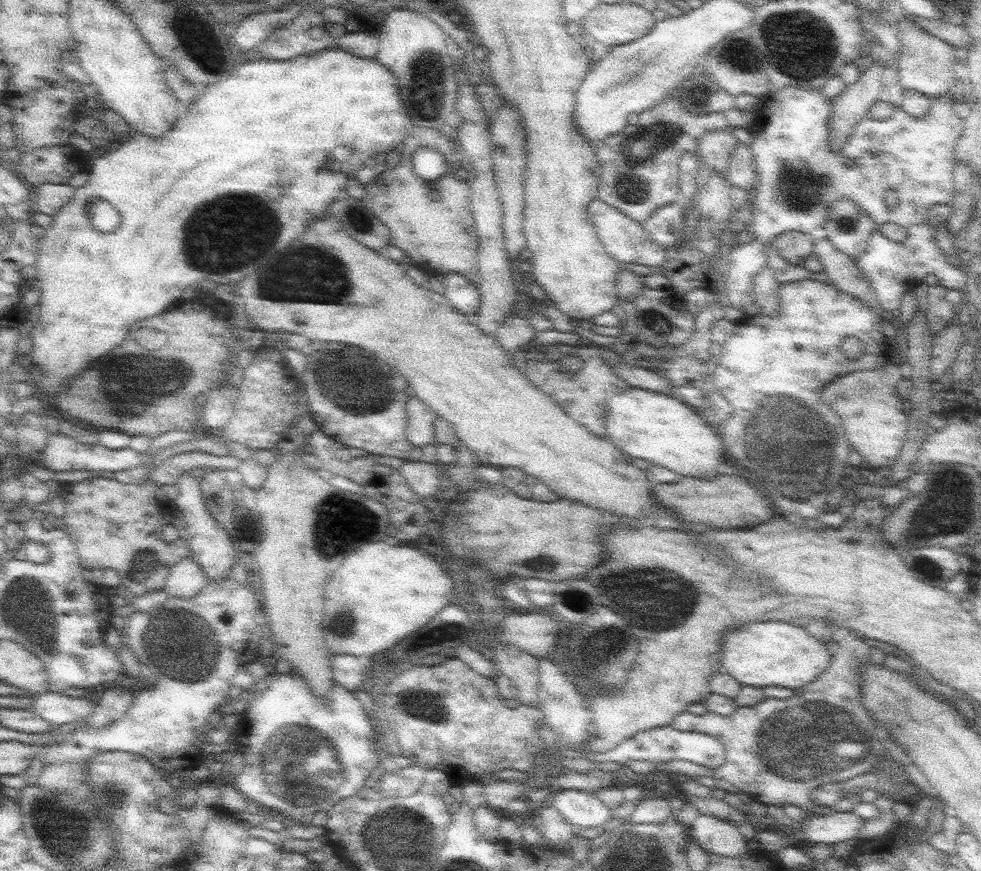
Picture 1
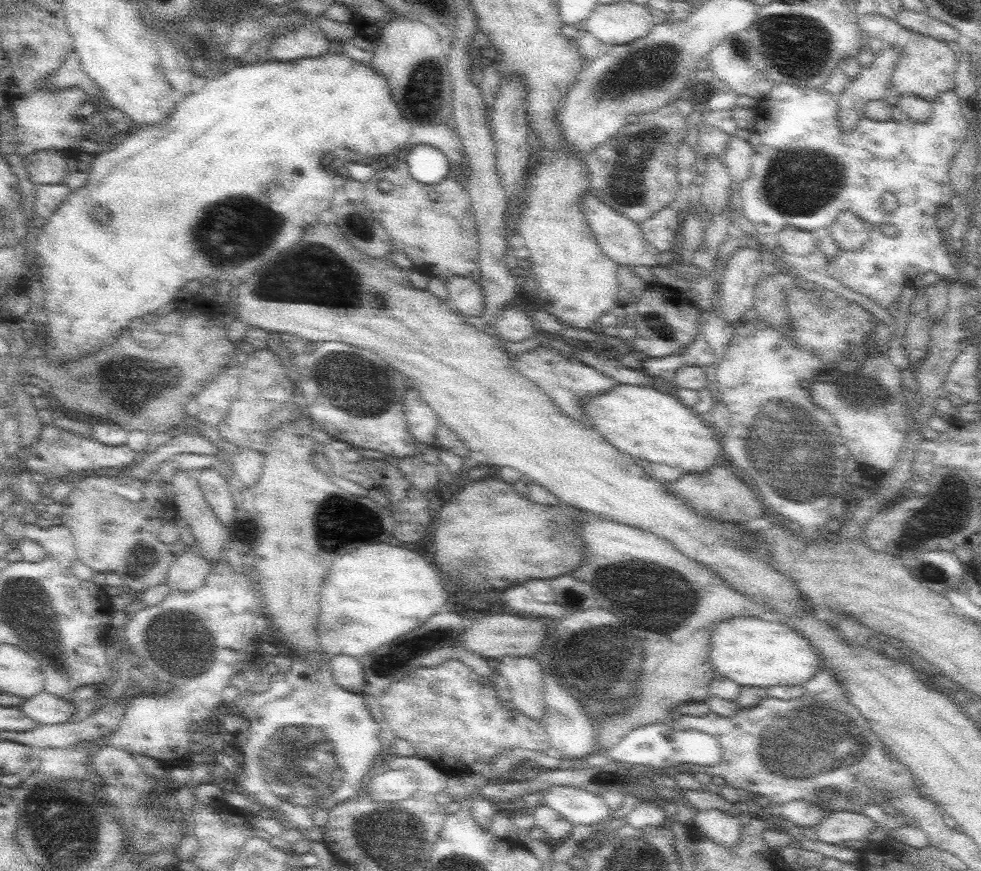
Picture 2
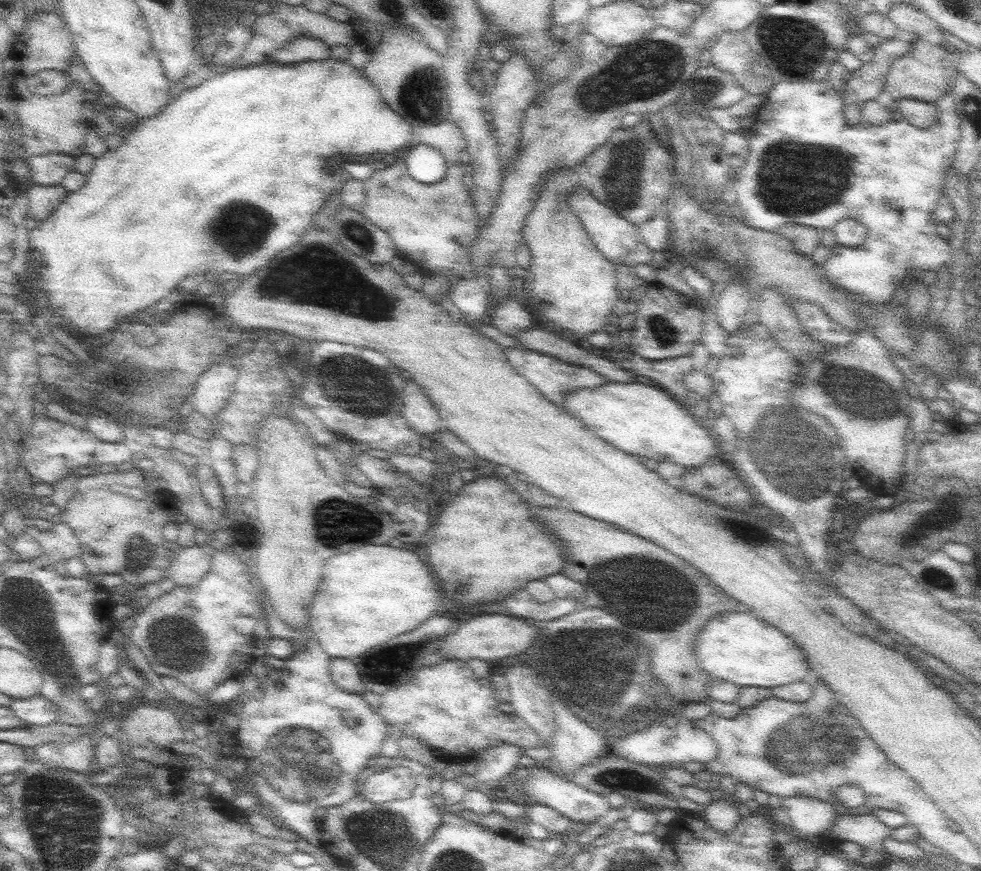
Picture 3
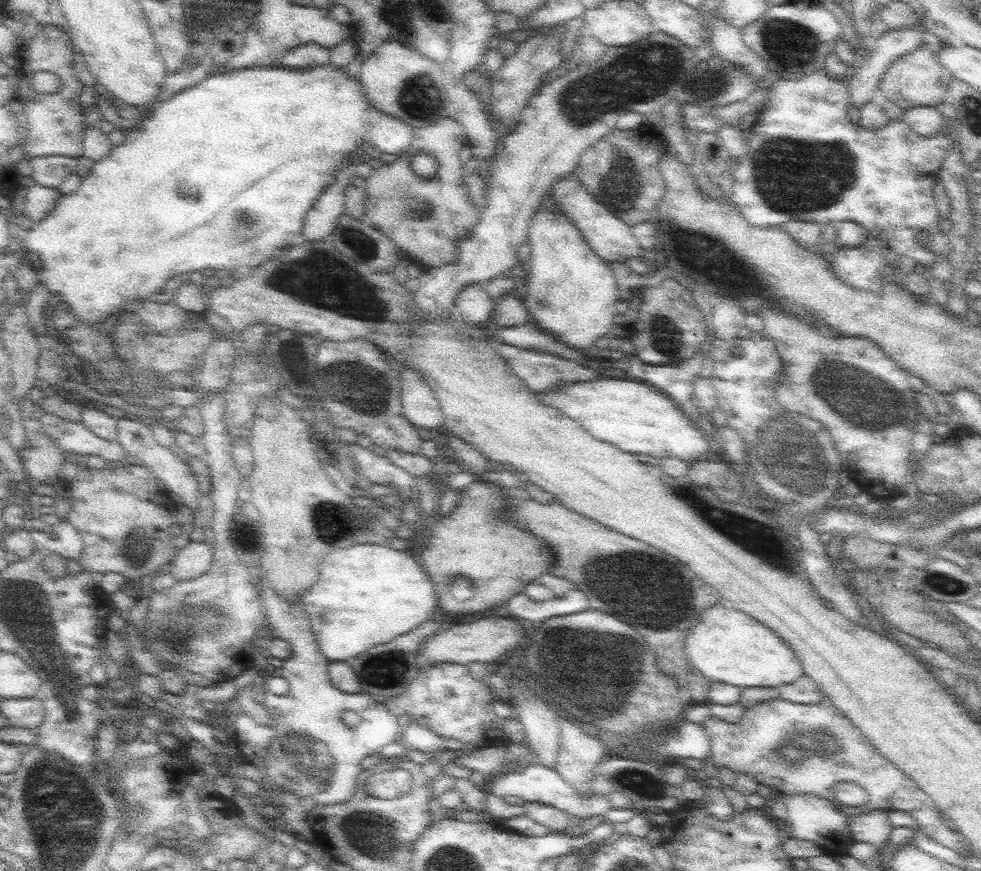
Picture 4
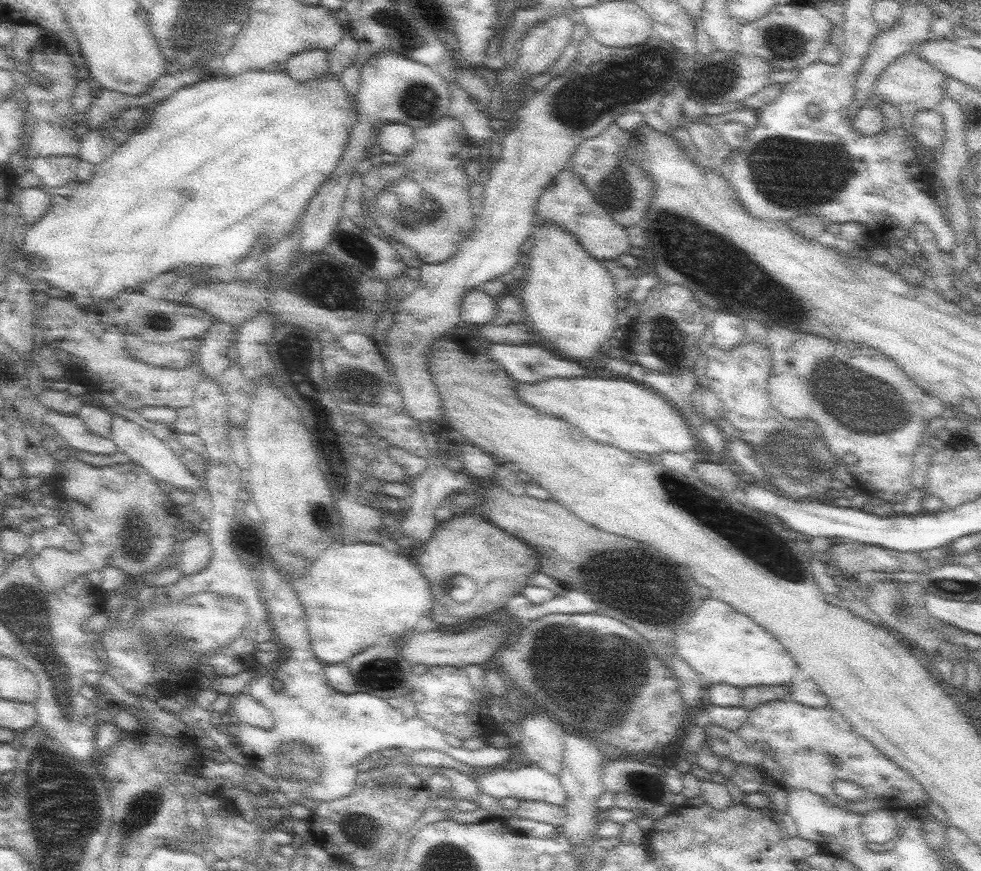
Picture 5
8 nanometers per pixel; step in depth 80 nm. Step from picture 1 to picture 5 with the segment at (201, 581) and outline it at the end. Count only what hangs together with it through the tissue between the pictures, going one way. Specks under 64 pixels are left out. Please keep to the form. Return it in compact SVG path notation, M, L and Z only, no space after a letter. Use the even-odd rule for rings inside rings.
M194 530L192 538L178 546L178 569L182 577L202 573L213 558L211 539L208 532Z

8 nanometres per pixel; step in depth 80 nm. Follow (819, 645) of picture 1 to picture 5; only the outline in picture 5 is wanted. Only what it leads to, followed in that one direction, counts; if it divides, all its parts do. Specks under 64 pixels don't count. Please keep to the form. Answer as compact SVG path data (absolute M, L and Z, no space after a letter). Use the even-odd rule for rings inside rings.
M708 598L700 610L696 610L692 620L676 630L677 652L701 675L707 686L730 684L748 688L790 685L798 668L796 661L788 649L766 630L754 619L736 612L730 604Z

